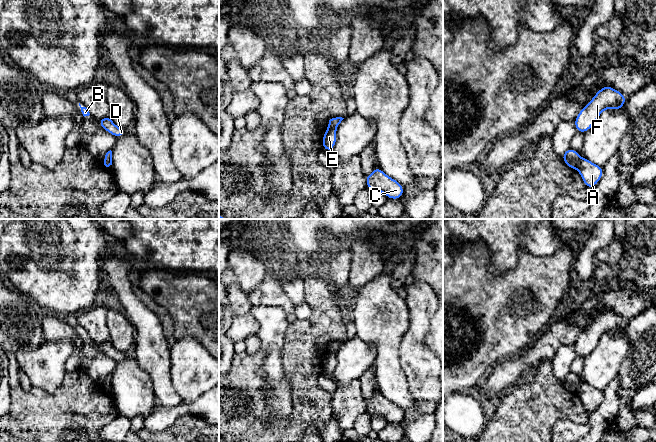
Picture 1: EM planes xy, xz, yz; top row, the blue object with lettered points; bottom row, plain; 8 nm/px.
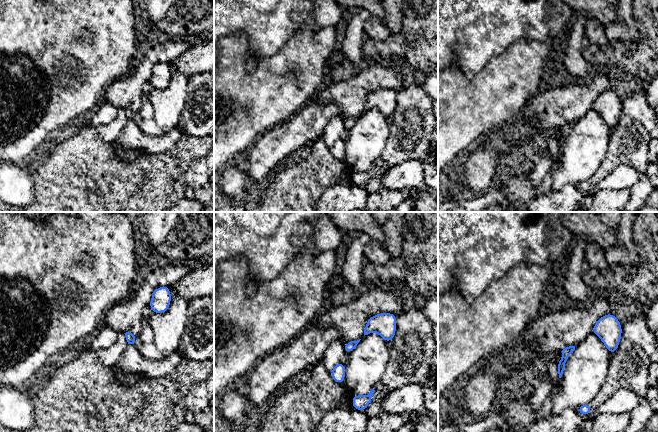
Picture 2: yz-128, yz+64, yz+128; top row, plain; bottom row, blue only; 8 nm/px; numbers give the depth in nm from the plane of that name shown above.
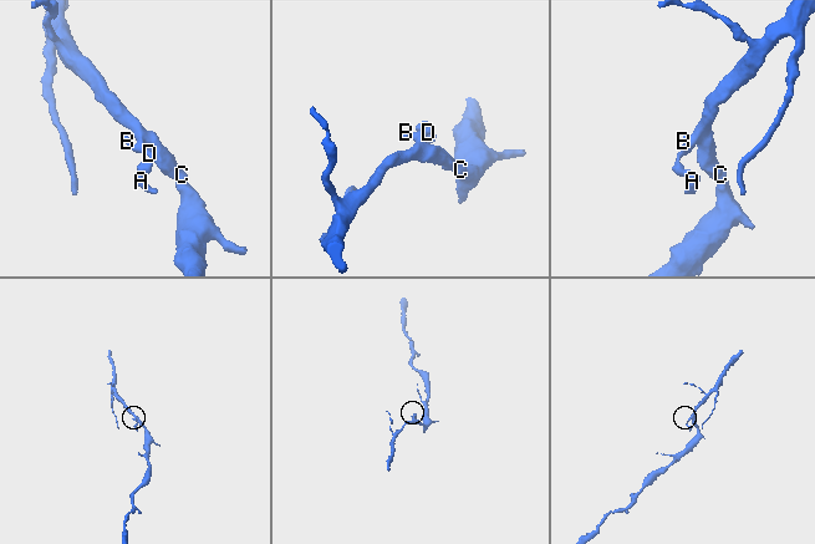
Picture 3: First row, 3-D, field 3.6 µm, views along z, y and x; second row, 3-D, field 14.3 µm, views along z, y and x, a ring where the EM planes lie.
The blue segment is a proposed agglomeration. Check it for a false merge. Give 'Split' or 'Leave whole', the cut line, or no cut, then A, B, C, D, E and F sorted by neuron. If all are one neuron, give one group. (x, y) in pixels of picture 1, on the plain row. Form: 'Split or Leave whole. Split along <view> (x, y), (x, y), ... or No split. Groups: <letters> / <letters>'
Split. Split along yz (580, 381), (575, 392). Groups: A E / B C D F

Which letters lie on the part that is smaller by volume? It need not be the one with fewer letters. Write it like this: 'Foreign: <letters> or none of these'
Foreign: A, E

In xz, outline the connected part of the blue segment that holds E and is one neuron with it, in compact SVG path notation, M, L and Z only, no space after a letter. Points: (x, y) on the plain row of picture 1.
M328 352L322 362L323 373L325 375L333 375L336 364L337 364L336 354Z

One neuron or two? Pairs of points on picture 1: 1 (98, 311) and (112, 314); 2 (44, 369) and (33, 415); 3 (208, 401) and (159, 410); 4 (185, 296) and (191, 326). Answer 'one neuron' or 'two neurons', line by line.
1: two neurons
2: two neurons
3: one neuron
4: one neuron

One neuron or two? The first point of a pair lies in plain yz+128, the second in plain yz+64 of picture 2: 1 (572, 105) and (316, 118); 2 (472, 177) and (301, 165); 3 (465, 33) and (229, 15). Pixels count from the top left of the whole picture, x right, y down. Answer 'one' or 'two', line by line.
1: two
2: two
3: one

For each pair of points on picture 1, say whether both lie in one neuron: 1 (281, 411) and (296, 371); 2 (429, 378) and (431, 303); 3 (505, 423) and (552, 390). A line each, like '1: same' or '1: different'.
1: different
2: same
3: same

